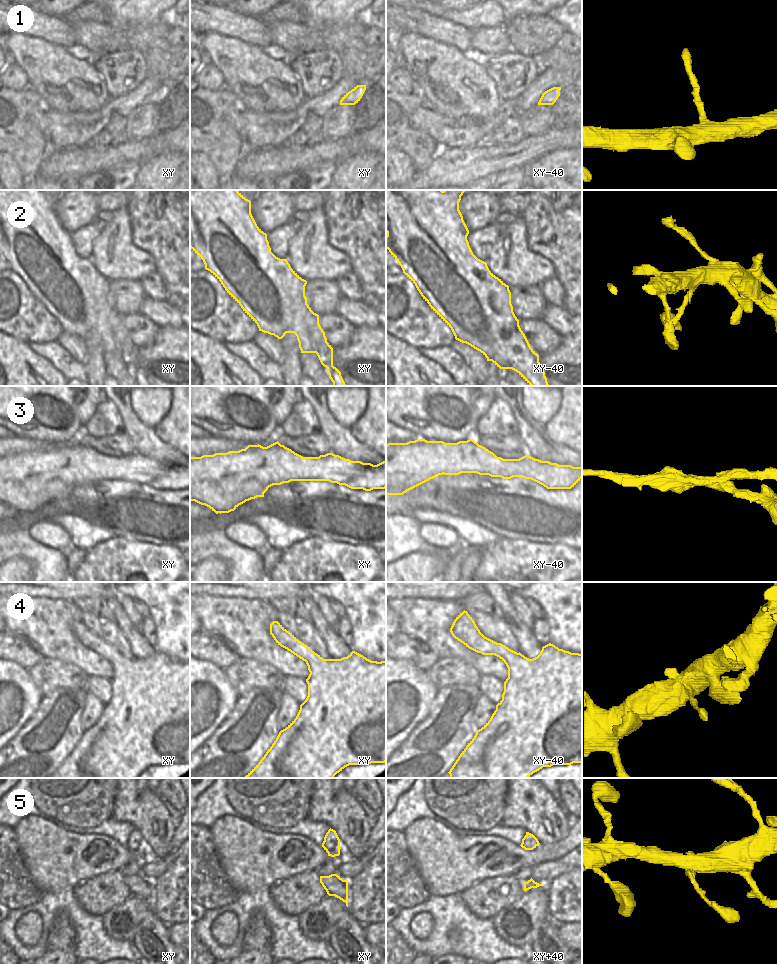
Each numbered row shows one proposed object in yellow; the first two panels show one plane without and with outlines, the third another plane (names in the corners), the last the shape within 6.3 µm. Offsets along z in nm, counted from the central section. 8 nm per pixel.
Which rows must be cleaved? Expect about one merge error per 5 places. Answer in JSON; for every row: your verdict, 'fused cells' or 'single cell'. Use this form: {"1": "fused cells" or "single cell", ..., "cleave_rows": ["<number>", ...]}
{"1": "single cell", "2": "single cell", "3": "fused cells", "4": "single cell", "5": "single cell", "cleave_rows": ["3"]}

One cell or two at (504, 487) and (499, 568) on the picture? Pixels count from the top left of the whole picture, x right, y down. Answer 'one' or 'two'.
two

